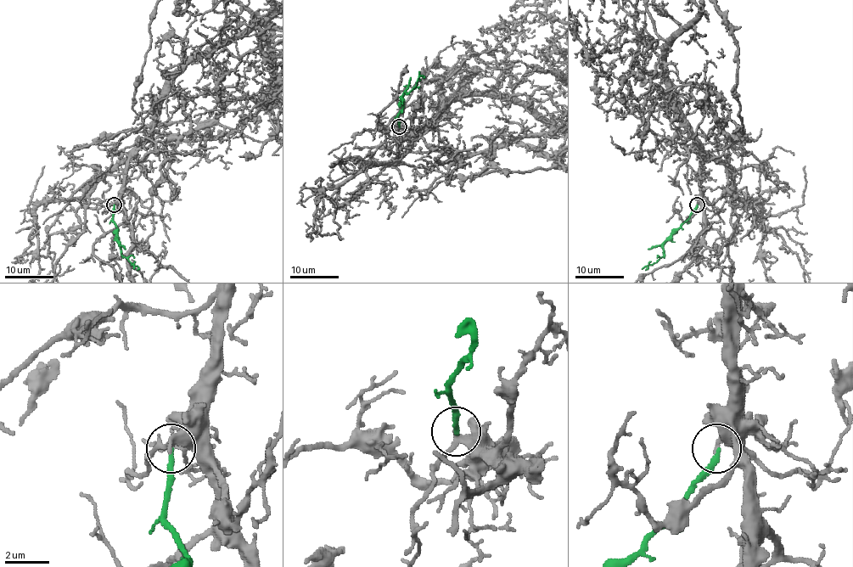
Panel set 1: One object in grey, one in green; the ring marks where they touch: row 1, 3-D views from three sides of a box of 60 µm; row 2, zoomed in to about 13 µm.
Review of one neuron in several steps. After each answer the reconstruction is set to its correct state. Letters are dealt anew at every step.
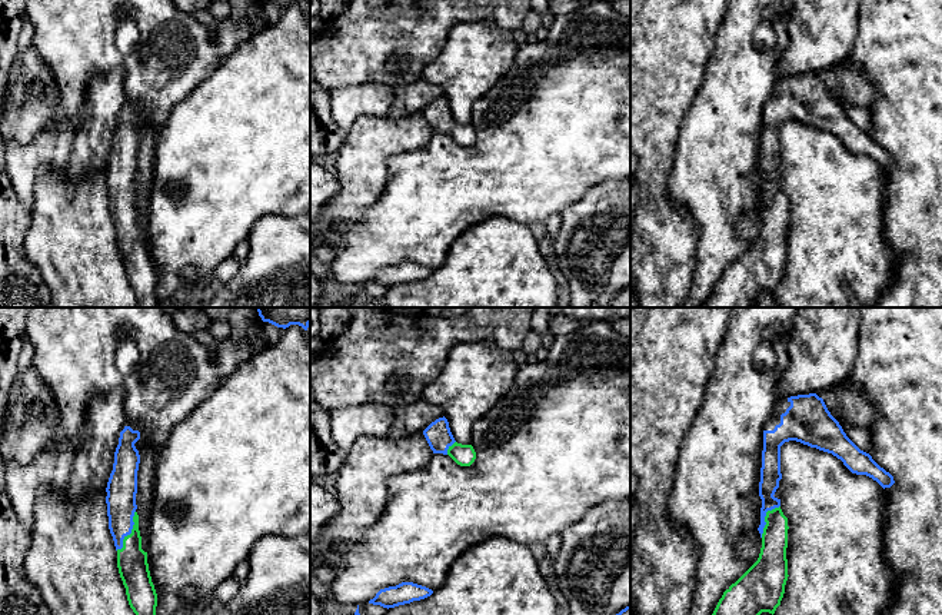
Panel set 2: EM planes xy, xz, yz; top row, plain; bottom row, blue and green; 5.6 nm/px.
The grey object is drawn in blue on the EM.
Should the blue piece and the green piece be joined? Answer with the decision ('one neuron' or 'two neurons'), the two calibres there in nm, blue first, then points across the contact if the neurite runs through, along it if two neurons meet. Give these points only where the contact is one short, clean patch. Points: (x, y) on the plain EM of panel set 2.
one neuron; calibres 170 and 180 nm; way xy (122, 169), (123, 205), (130, 212), (132, 240)

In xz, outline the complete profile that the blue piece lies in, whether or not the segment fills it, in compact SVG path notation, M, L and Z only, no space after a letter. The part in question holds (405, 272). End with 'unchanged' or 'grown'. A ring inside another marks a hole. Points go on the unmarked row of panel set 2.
M402 262L396 266L389 266L380 269L369 283L380 285L383 287L395 287L399 285L410 283L413 280L420 280L433 273L432 269L413 263L413 262Z; unchanged

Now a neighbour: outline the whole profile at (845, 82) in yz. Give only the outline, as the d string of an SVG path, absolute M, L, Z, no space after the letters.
M848 59L823 72L822 79L836 100L841 99L851 106L869 110L878 97L878 89L868 74L853 67Z

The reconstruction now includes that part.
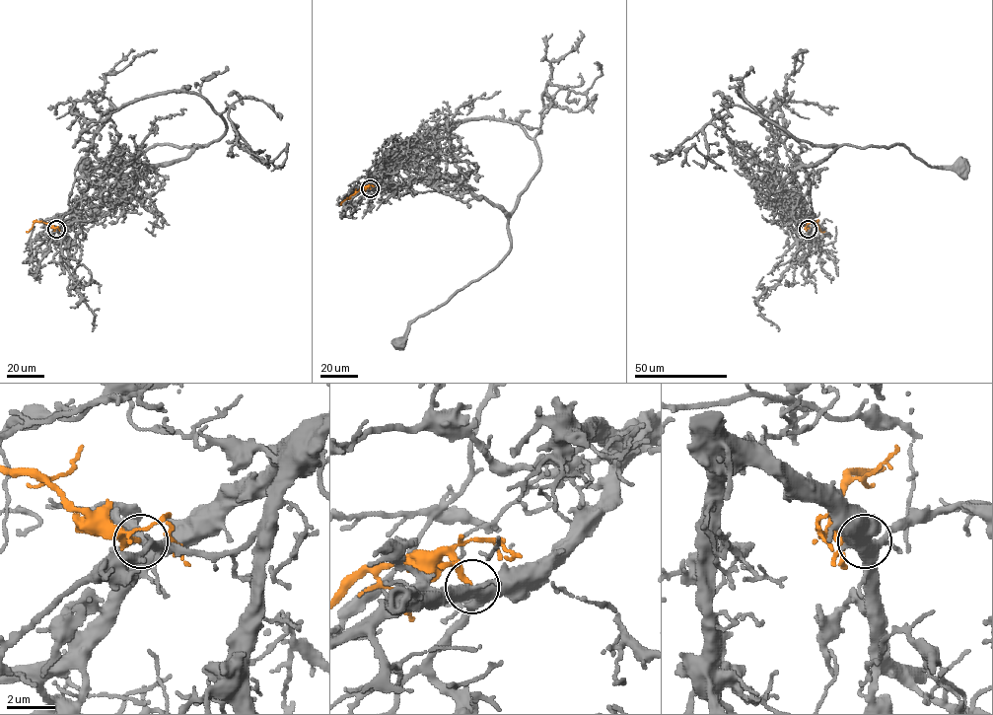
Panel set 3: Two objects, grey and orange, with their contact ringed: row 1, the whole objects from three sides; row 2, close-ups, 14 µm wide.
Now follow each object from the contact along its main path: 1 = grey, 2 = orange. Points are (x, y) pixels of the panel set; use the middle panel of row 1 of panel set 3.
1: (370, 188), (394, 165), (417, 164), (484, 196), (508, 220), (511, 248), (506, 256), (416, 317), (399, 342)
2: (370, 188), (363, 186), (341, 205)

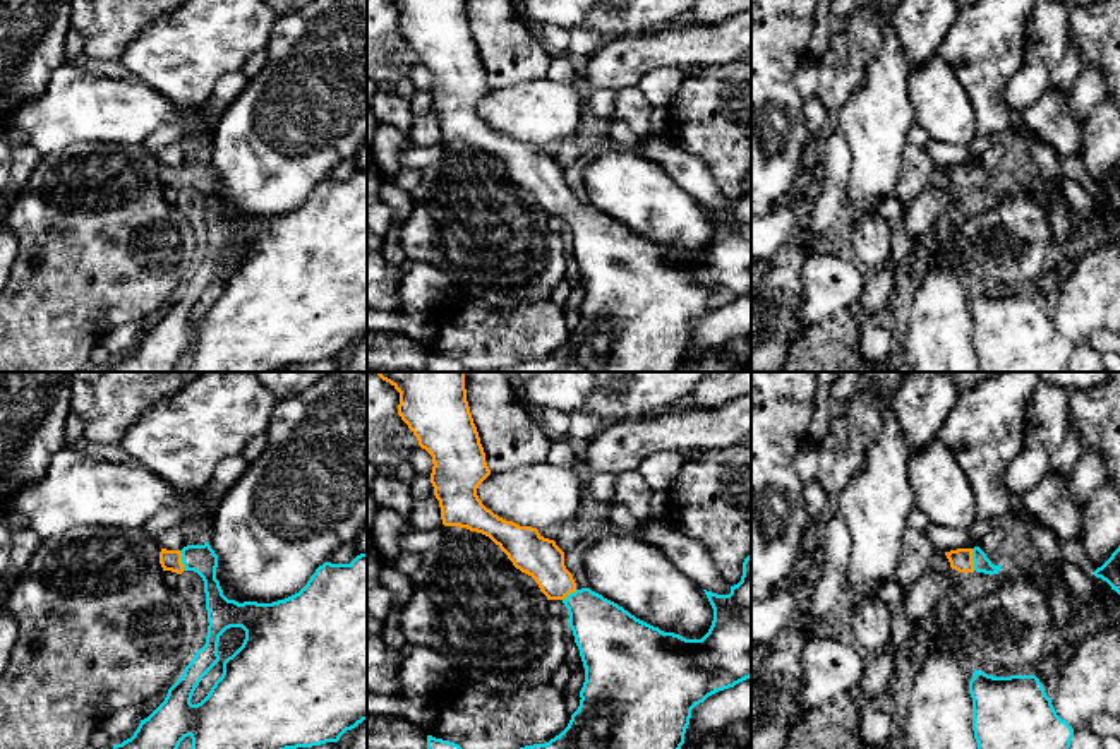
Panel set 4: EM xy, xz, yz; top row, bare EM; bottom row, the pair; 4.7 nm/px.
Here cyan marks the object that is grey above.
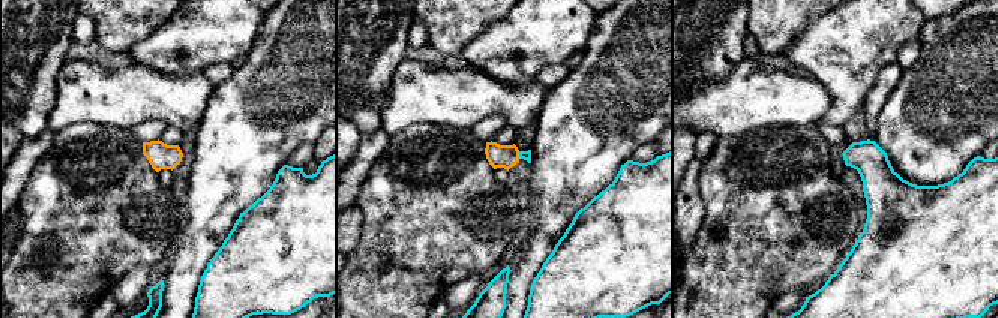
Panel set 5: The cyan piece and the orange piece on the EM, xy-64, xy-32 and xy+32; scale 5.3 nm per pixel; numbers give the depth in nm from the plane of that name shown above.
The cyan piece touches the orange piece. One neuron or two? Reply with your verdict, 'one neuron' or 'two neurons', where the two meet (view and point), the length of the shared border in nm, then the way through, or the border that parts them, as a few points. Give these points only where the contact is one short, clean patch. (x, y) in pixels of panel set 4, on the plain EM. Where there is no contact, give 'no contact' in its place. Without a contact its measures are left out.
one neuron; contact yz (973, 175); length 110 nm; way yz (981, 179), (973, 175), (961, 175)

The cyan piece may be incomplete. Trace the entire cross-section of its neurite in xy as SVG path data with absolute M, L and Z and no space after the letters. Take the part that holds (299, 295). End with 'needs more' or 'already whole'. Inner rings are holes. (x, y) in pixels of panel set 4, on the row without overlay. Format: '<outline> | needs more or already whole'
M206 158L182 166L160 168L163 187L197 189L204 197L208 252L182 293L168 305L165 317L144 336L134 351L115 360L108 372L175 372L185 353L192 355L189 372L276 372L286 365L338 358L340 353L367 336L367 170L350 180L324 178L295 211L273 219L228 216L216 195L218 171ZM230 243L242 243L242 262L223 278L223 290L209 310L192 321L192 310L202 293L220 278L220 252Z | needs more

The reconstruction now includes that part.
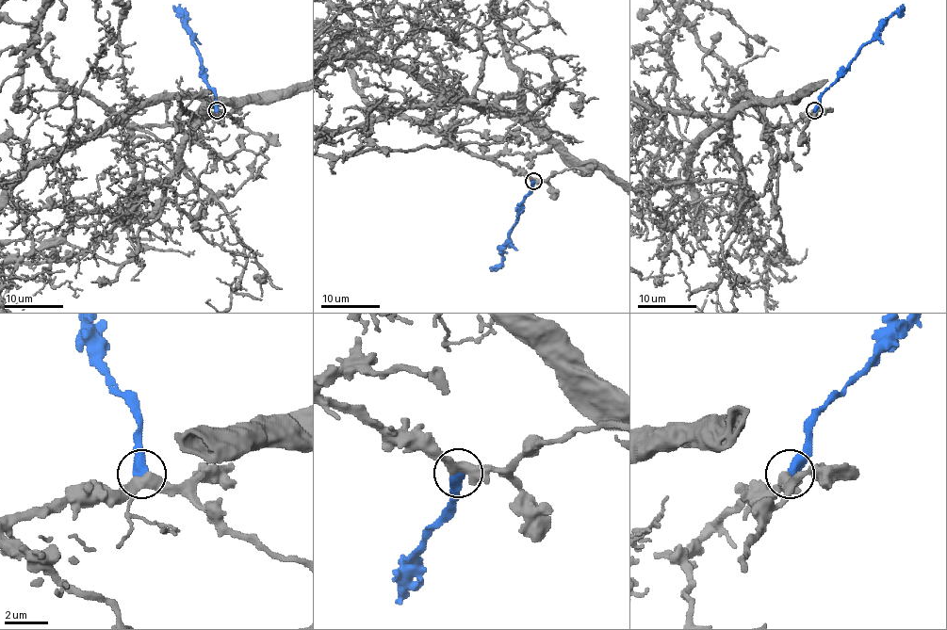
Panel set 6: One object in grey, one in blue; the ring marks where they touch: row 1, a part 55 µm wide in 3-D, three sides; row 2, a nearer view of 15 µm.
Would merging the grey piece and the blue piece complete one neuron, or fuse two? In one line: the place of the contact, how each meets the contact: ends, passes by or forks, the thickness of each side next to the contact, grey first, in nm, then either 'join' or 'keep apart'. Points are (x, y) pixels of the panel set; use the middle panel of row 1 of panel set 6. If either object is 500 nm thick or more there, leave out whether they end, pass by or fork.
at (533, 181); 400 nm thick on the grey side, 500 nm on the other; join

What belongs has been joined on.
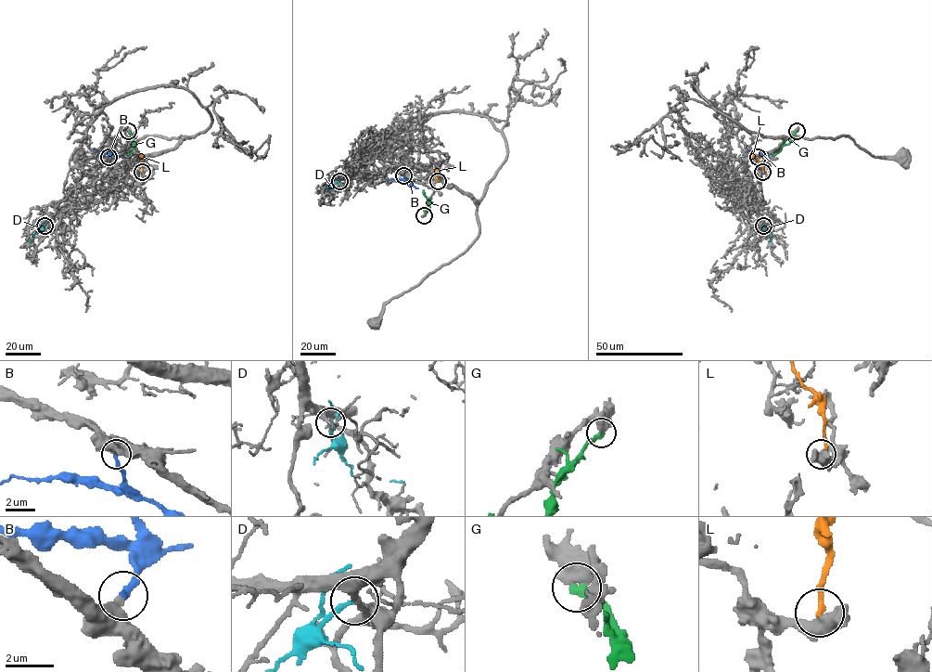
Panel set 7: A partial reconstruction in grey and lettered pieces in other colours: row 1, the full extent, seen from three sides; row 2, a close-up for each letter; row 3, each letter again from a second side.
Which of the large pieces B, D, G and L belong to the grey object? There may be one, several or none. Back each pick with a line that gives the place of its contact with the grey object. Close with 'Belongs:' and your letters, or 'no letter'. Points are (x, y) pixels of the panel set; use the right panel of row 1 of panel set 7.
B: contact (758, 157)
Belongs: B

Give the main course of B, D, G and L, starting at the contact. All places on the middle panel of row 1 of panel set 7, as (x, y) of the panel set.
B: (403, 175), (403, 179), (389, 179)
D: (339, 181), (325, 190)
G: (423, 215), (429, 207), (423, 189)
L: (438, 180), (435, 169)

